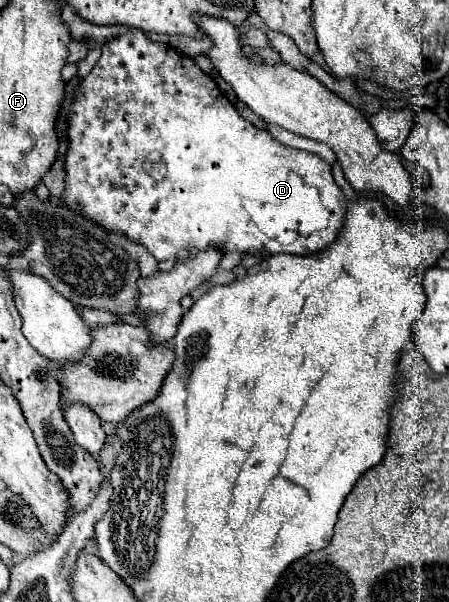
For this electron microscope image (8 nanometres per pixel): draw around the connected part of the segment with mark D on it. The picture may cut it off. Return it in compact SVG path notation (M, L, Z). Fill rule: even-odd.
M133 28L129 34L119 36L115 40L106 43L102 53L91 70L89 76L82 80L78 94L71 104L71 114L67 116L67 138L69 138L69 150L65 156L65 192L61 196L63 204L69 208L79 208L89 220L103 226L107 232L121 234L149 250L149 254L157 262L165 260L179 260L183 250L207 250L207 248L219 248L223 254L239 252L239 254L259 254L259 256L271 256L271 254L295 254L295 256L311 256L335 242L343 230L345 224L345 212L347 212L347 198L341 192L341 188L335 184L331 174L331 164L323 158L281 146L275 142L269 132L259 130L245 118L241 118L235 110L235 106L223 96L223 92L217 88L213 78L209 78L205 72L199 70L199 66L185 54L177 52L169 44L151 42L141 30Z

